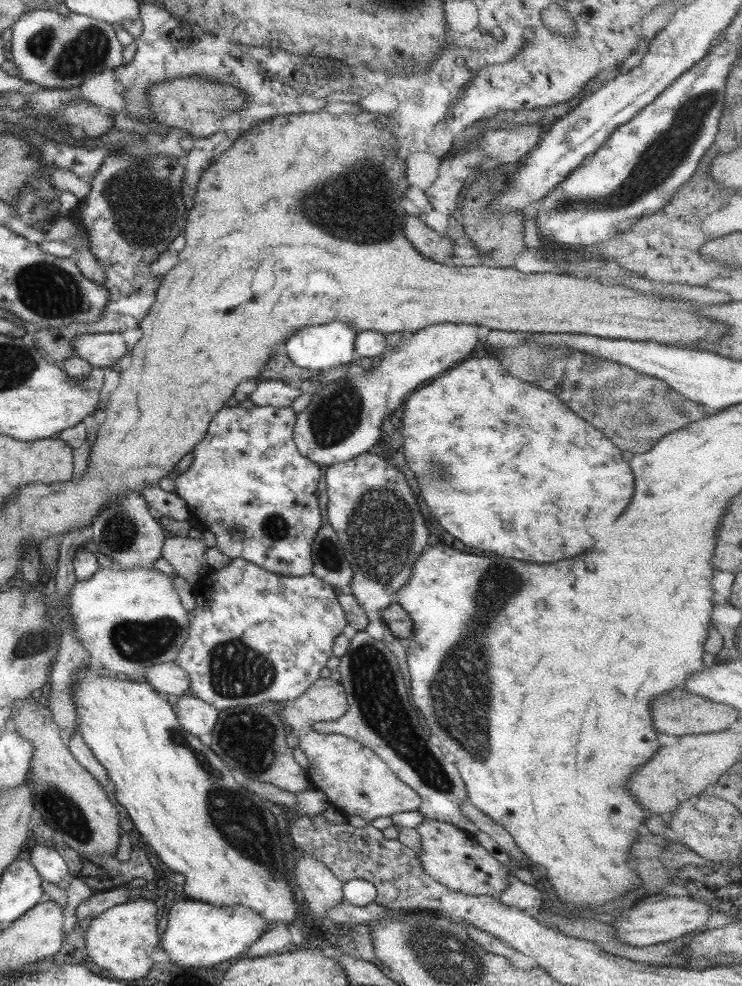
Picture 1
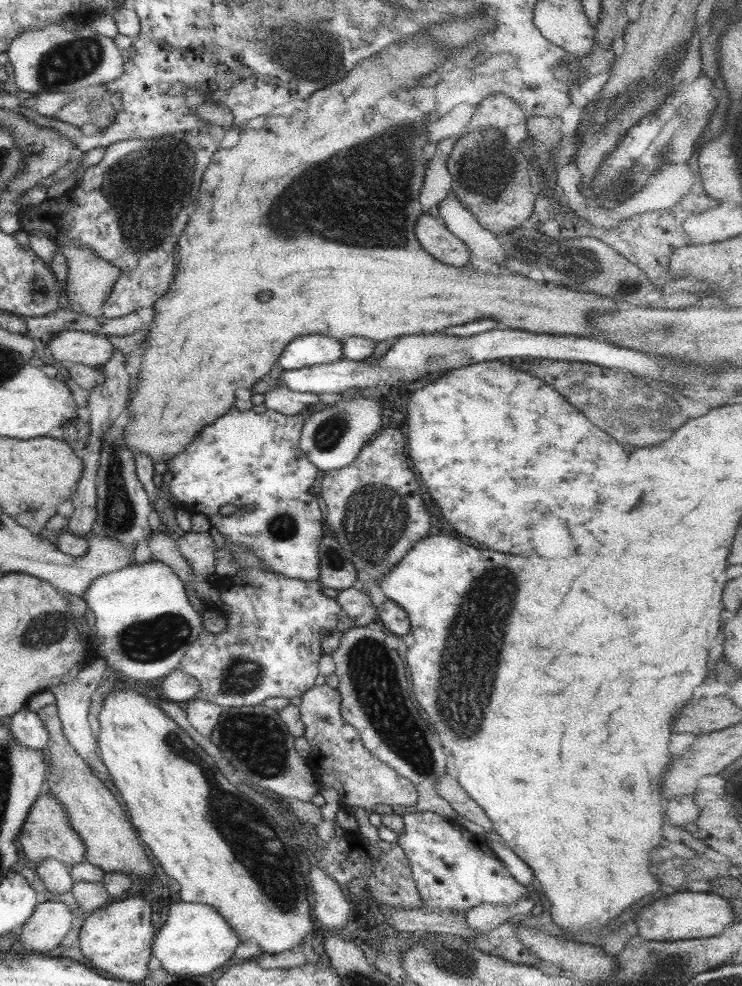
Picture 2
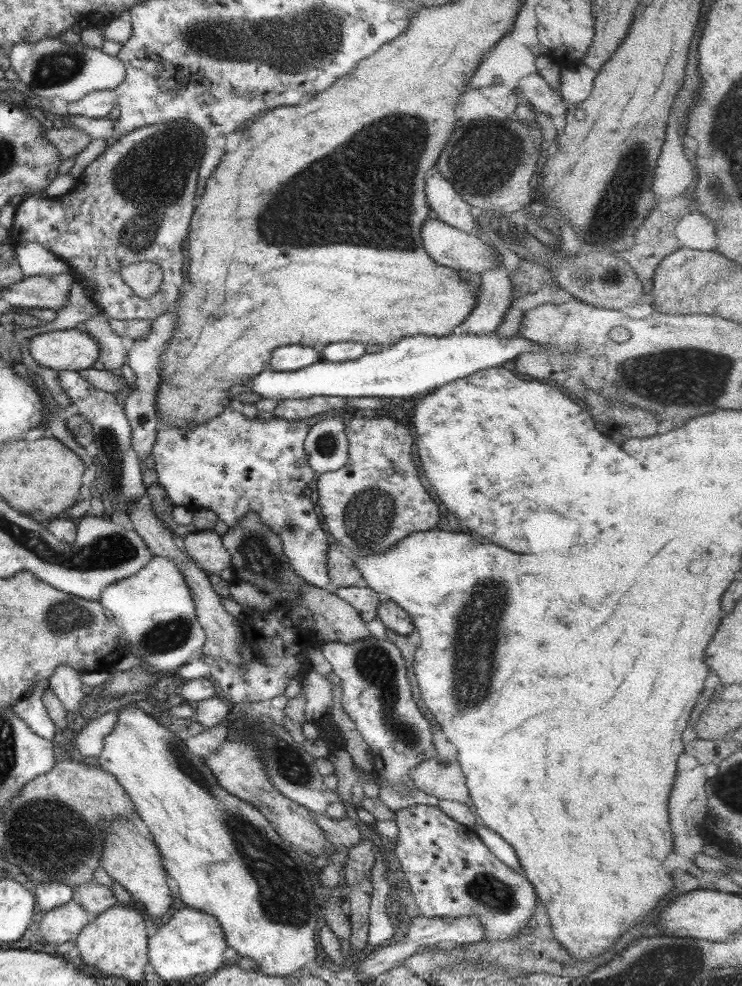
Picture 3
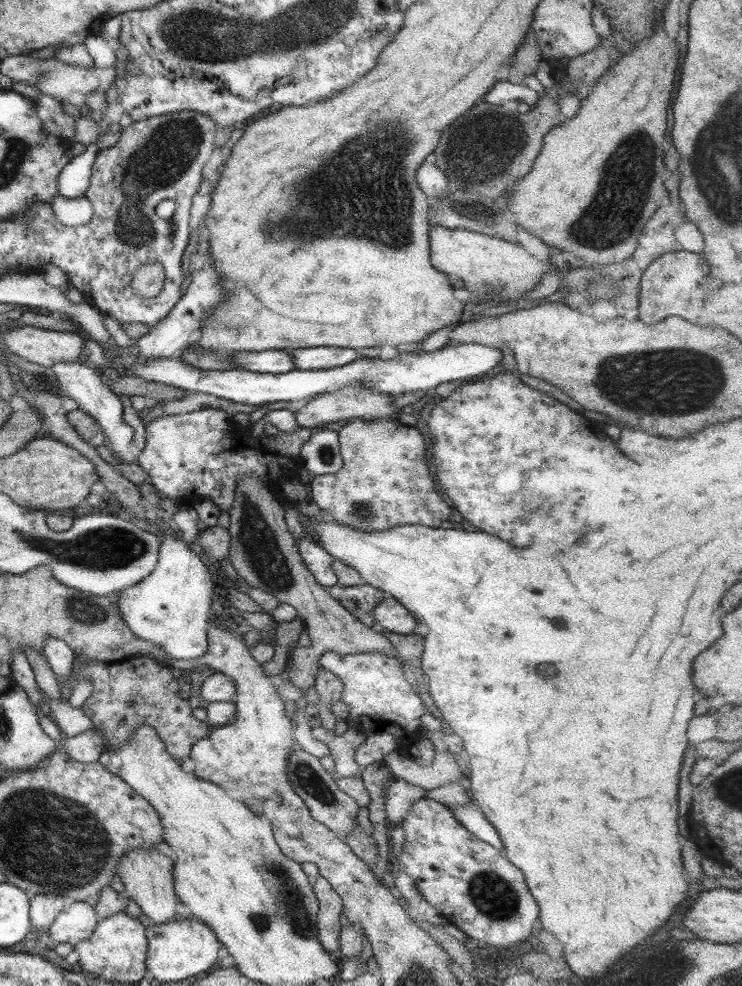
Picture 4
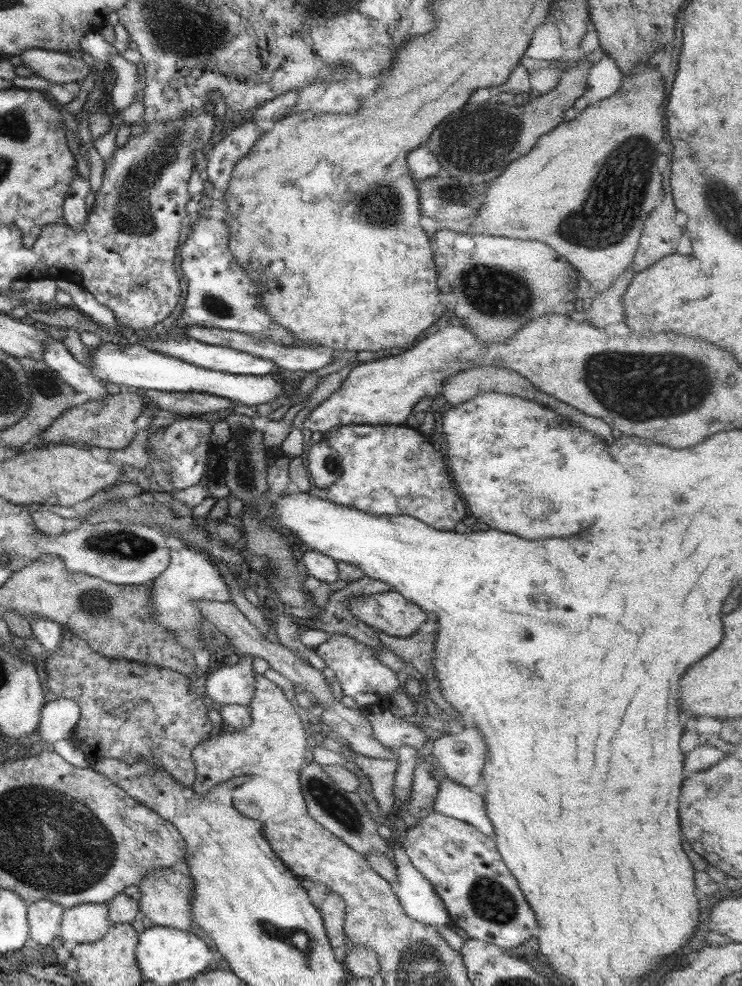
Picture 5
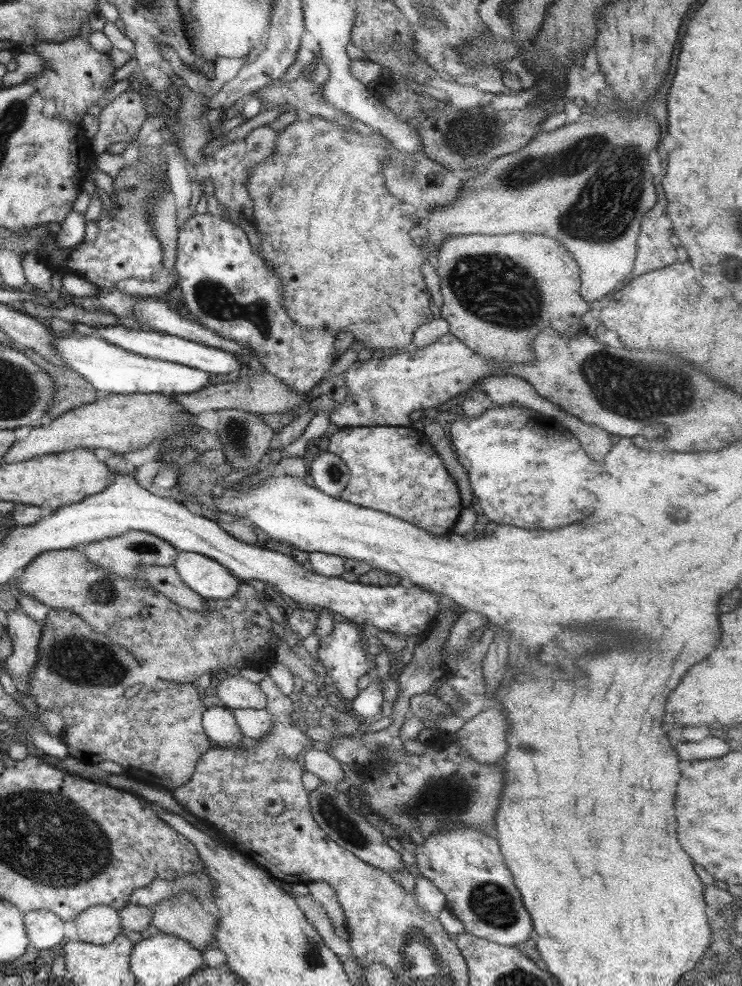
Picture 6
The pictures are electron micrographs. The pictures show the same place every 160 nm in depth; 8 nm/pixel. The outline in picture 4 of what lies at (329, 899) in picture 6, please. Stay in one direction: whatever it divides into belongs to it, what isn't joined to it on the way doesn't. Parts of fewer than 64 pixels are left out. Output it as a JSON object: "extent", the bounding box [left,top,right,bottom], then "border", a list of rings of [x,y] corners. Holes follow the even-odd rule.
{"extent":[312,876,342,954],"border":[[[317,876],[312,890],[319,911],[316,916],[317,938],[320,945],[330,954],[339,948],[339,935],[342,926],[342,900],[335,894],[323,876]]]}

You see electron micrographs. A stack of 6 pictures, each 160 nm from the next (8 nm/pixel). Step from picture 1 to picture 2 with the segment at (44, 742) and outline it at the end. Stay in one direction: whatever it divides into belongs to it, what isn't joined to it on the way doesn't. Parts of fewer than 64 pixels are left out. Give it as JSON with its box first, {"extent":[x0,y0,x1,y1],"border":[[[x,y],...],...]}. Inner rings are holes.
{"extent":[37,705,153,880],"border":[[[46,705],[37,711],[39,718],[47,729],[47,745],[44,751],[46,763],[49,766],[48,777],[45,780],[47,793],[64,806],[71,828],[83,841],[86,853],[84,860],[105,872],[120,872],[149,880],[153,876],[153,867],[145,855],[143,846],[137,841],[135,829],[127,821],[127,816],[119,807],[117,801],[102,778],[87,766],[86,762],[74,752],[73,746],[67,743],[56,706]]]}

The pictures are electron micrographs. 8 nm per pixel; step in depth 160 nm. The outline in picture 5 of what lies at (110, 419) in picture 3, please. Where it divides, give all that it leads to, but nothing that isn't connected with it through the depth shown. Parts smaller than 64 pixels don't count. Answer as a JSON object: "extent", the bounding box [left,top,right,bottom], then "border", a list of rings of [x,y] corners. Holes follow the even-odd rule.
{"extent":[41,339,107,400],"border":[[[49,339],[44,344],[41,359],[75,392],[84,392],[89,400],[100,399],[107,394],[103,385],[92,375],[88,367],[77,362],[61,341]]]}

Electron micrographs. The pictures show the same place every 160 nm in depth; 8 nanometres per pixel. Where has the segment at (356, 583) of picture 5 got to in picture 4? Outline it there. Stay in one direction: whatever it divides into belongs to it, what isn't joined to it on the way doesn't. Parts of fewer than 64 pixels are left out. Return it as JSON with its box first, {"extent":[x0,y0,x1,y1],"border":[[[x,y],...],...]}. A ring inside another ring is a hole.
{"extent":[327,583,386,626],"border":[[[363,583],[355,586],[333,585],[327,588],[333,599],[343,606],[363,626],[373,626],[373,610],[386,596],[383,591]]]}

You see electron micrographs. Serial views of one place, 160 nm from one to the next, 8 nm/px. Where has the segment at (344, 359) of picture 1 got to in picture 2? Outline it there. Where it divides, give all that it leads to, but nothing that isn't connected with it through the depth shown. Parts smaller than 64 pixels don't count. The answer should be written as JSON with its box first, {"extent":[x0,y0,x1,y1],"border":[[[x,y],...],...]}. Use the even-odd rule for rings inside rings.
{"extent":[277,334,342,370],"border":[[[306,334],[290,340],[281,351],[277,364],[293,370],[342,359],[341,341],[320,334]]]}

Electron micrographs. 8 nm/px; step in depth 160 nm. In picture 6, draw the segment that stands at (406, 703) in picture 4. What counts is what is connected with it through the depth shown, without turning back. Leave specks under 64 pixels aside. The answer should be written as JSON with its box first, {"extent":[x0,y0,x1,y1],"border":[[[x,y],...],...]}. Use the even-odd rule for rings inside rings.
{"extent":[316,622,375,700],"border":[[[337,622],[333,625],[333,630],[319,638],[319,644],[317,646],[316,654],[318,661],[321,662],[321,669],[327,674],[332,683],[338,690],[338,696],[341,699],[352,700],[352,698],[358,693],[357,686],[355,685],[357,678],[364,673],[374,675],[375,662],[373,657],[367,659],[361,649],[360,644],[360,630],[353,628],[351,624],[345,622]]]}

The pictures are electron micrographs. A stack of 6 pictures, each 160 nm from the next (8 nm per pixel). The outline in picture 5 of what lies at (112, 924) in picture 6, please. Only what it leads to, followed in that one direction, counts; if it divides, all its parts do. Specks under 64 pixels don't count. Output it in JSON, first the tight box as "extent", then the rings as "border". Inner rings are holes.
{"extent":[59,903,111,945],"border":[[[106,903],[76,904],[62,912],[59,936],[67,945],[93,943],[101,940],[111,925]]]}

